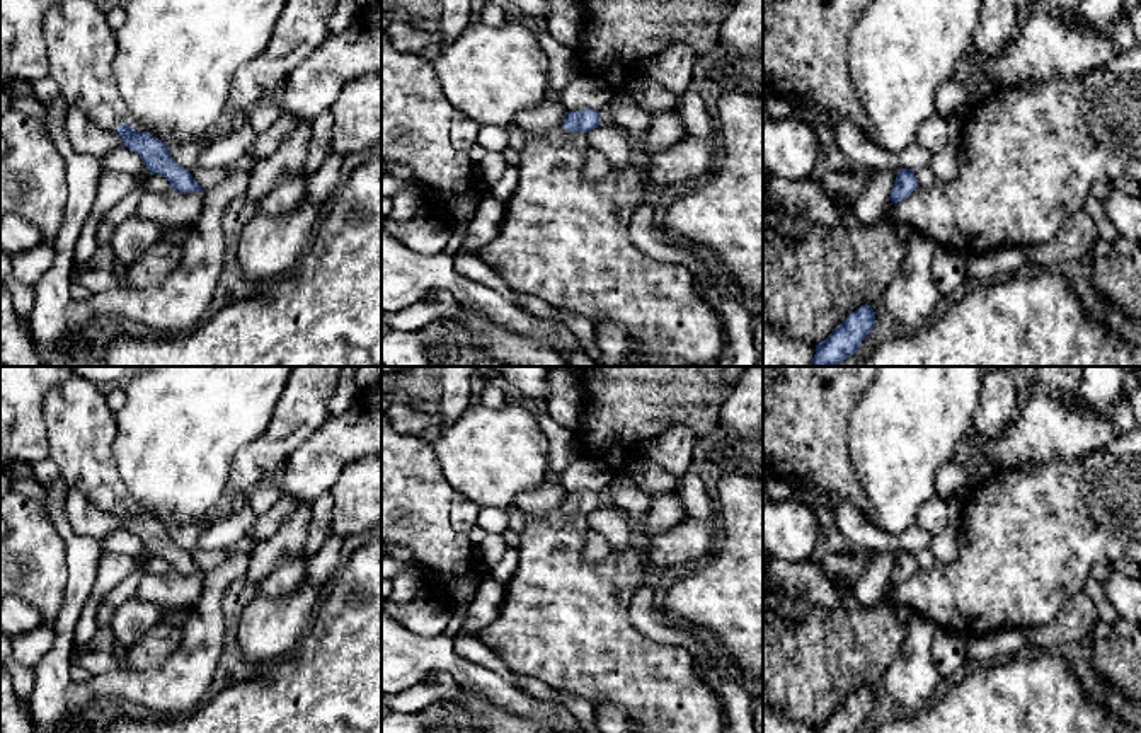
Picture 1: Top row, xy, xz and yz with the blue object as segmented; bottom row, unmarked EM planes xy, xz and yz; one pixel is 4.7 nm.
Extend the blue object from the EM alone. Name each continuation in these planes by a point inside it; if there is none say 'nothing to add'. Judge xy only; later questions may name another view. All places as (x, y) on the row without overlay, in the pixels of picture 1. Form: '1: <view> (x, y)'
1: xy (80, 427)

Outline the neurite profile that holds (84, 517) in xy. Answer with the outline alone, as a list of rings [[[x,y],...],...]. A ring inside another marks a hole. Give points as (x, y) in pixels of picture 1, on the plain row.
[[[70,489],[63,499],[63,505],[70,528],[75,534],[102,540],[123,527],[121,518],[114,511],[106,511],[95,506],[80,491]]]

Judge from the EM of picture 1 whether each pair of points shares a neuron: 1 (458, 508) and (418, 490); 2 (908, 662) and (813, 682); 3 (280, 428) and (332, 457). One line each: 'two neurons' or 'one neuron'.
1: two neurons
2: two neurons
3: two neurons

